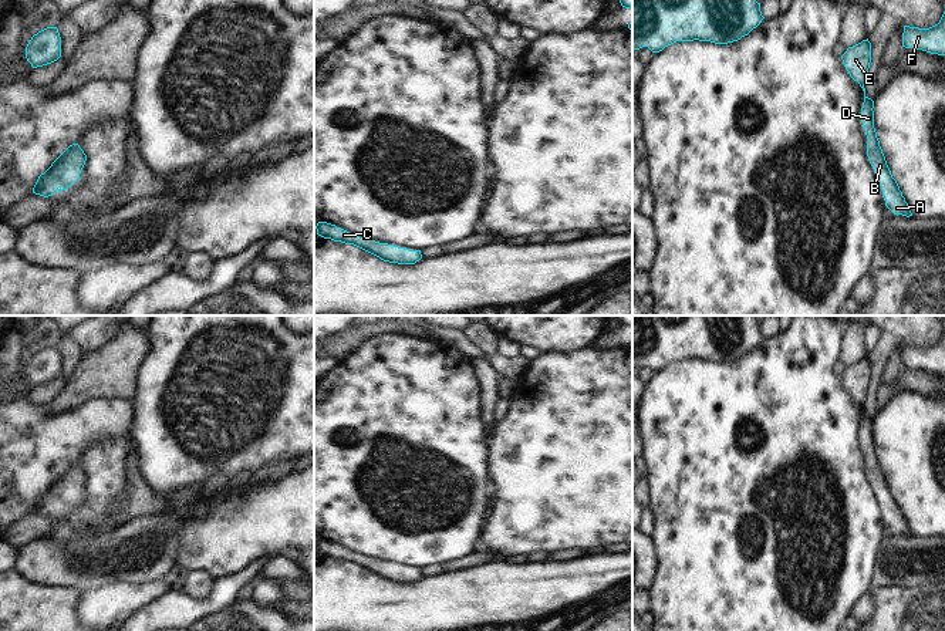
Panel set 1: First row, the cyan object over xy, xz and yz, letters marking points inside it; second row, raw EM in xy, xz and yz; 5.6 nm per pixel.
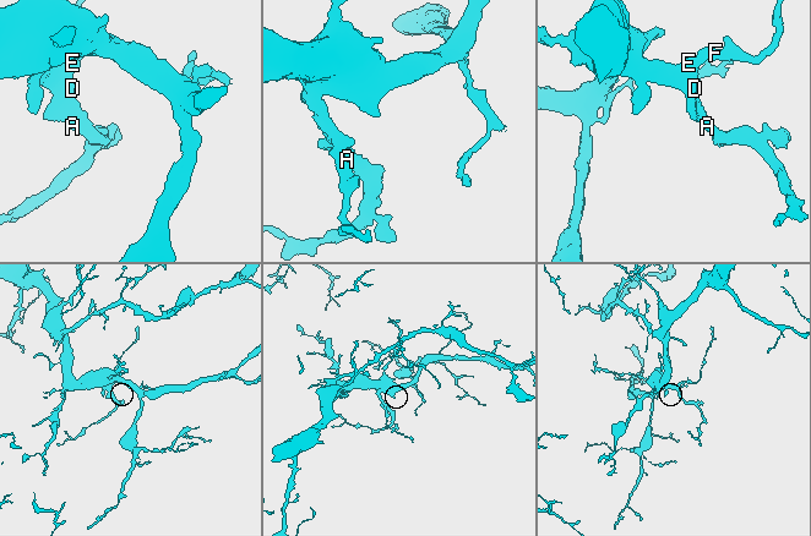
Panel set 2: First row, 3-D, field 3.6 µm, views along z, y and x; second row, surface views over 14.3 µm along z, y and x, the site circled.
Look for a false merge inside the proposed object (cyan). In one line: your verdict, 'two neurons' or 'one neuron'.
one neuron

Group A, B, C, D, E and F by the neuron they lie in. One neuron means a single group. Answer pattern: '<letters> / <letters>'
A B C D E F

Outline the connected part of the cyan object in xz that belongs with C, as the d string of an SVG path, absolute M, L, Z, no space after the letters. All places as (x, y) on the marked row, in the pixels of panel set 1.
M318 222L315 229L317 229L317 234L324 239L331 239L334 242L341 242L345 244L354 244L379 257L384 261L398 263L398 264L415 264L422 259L421 250L409 250L406 247L379 243L372 239L362 239L357 234L352 234L327 222Z

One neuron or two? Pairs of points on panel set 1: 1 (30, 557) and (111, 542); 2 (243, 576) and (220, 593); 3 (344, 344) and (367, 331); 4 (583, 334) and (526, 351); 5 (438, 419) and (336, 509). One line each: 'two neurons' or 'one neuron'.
1: one neuron
2: one neuron
3: one neuron
4: two neurons
5: one neuron

